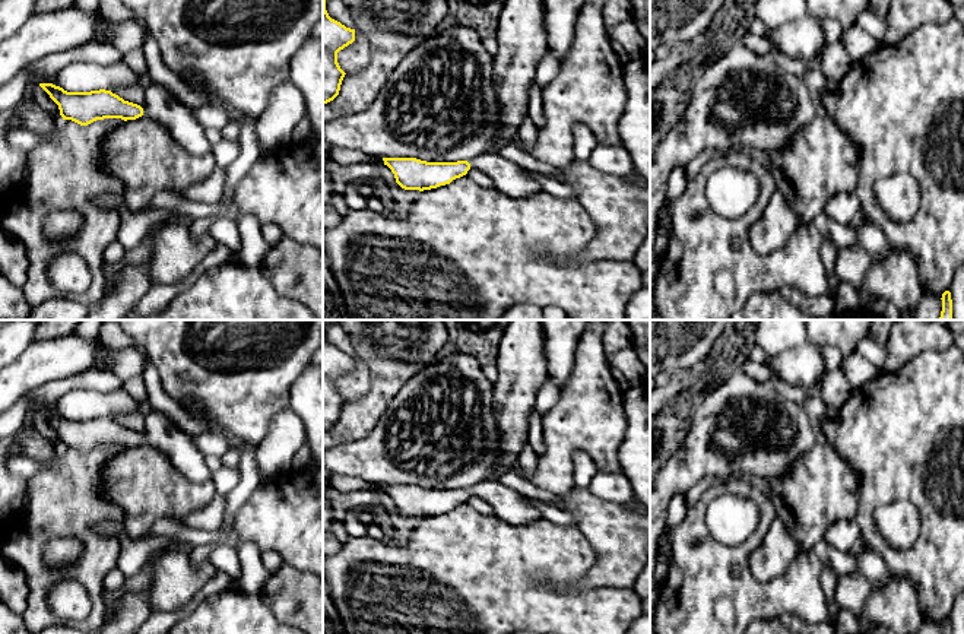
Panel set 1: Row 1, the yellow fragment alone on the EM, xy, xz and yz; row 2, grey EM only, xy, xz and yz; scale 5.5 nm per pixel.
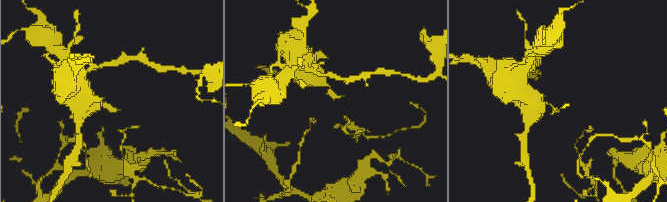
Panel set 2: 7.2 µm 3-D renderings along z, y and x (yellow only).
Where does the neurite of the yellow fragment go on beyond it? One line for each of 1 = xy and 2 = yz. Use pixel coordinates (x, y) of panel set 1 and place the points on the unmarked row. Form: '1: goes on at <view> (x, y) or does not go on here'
1: goes on at xy (161, 431)
2: does not go on here

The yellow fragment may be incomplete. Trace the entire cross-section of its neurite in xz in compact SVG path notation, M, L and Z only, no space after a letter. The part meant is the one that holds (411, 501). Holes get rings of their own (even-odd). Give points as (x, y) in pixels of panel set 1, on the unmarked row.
M485 479L470 489L426 489L416 485L383 485L383 488L405 517L437 516L466 503L470 495L491 504L498 519L514 526L529 524L545 516L529 498L500 481Z

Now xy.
M153 409L145 416L145 432L124 428L111 418L67 419L53 410L39 413L58 432L63 447L88 453L96 447L121 446L136 447L142 443L162 450L177 470L191 482L212 481L212 472L204 456L194 446L190 435L183 431L167 413Z

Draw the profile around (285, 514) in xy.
M323 467L263 481L237 511L234 530L240 542L254 542L261 552L276 552L285 564L323 578Z

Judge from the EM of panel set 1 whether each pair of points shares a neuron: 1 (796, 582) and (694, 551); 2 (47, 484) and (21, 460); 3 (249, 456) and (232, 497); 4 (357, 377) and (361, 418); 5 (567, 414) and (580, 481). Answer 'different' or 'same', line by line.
1: same
2: different
3: same
4: different
5: different

